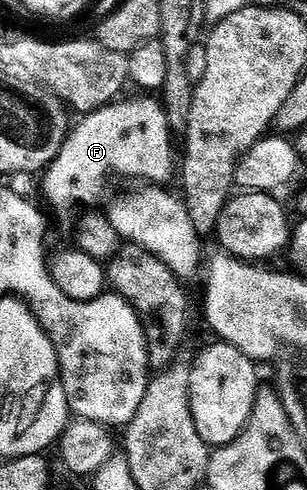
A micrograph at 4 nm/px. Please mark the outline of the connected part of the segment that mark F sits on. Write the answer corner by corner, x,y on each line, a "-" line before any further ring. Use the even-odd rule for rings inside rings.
136,93
133,99
121,97
96,111
87,112
80,124
73,126
64,138
58,157
43,172
44,195
57,207
64,211
67,207
84,207
80,209
96,209
101,205
104,194
108,191
108,182
121,175
124,179
145,179
148,185
164,185
167,179
177,174
178,147
172,144
174,132
168,114
164,111
163,102
148,93

